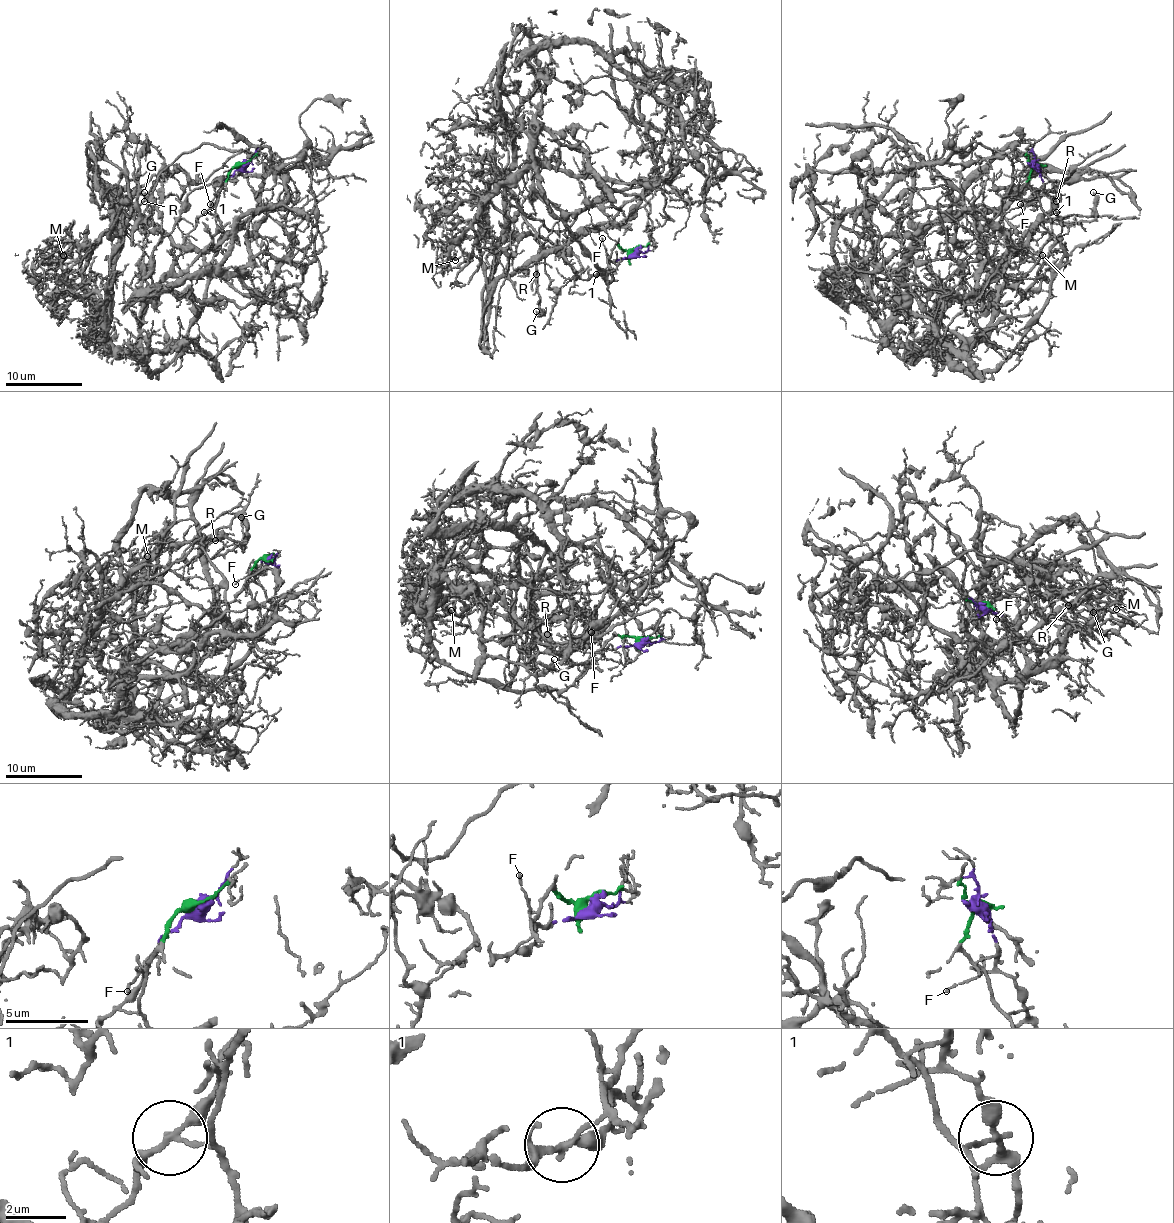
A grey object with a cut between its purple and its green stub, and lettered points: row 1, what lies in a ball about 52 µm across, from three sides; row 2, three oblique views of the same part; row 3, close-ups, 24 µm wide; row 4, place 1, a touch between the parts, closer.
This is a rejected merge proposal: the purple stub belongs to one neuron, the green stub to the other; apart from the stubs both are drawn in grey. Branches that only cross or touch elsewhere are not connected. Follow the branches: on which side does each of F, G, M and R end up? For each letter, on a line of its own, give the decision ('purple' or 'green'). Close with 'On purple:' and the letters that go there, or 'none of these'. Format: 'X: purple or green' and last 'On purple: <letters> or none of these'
F: purple
G: purple
M: green
R: purple
On purple: F, G, R

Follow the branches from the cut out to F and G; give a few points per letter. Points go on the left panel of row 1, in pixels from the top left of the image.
F: (242, 165), (224, 181), (209, 204)
G: (242, 165), (224, 181), (176, 255), (173, 242), (146, 221), (144, 225), (150, 217), (150, 198), (144, 192)

